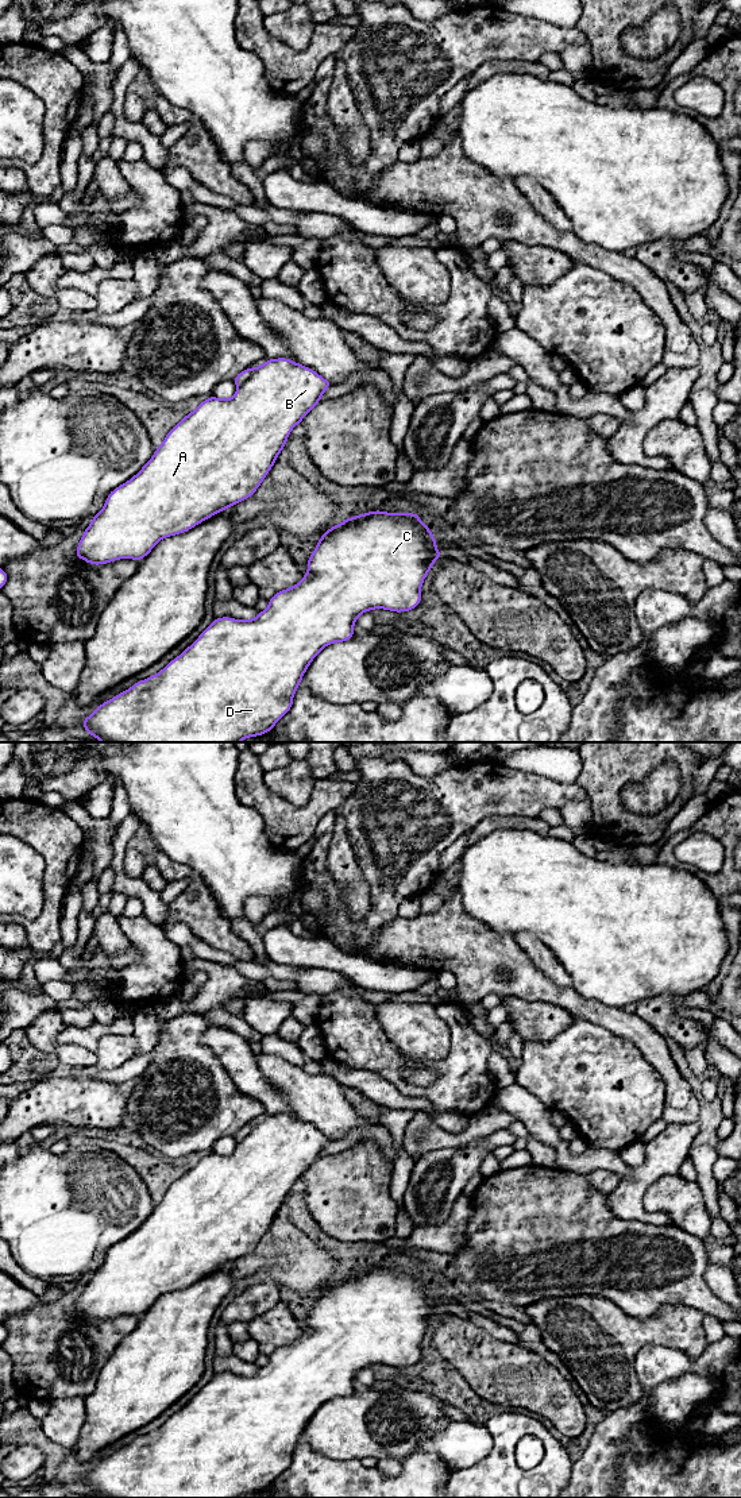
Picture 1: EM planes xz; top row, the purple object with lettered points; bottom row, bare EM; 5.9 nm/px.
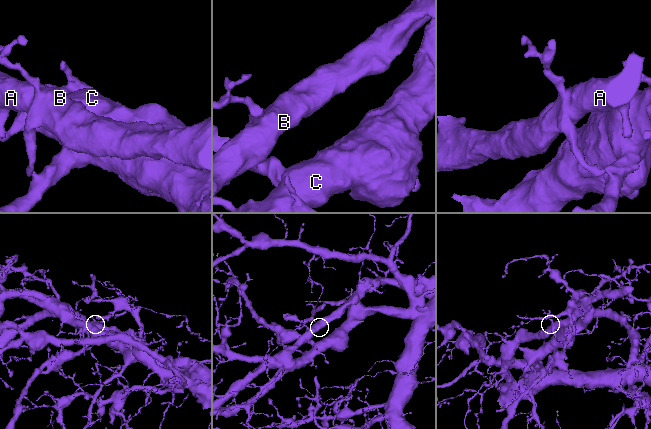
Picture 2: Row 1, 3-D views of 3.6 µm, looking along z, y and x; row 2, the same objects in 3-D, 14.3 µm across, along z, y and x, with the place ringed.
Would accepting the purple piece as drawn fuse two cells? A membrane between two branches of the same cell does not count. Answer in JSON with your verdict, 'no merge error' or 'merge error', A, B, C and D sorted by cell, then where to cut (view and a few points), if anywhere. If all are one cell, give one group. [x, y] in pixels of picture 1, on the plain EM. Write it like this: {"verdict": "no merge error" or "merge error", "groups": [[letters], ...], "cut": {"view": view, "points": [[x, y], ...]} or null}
{"verdict": "merge error", "groups": [["A", "B"], ["C", "D"]], "cut": {"view": "xz", "points": [[254, 1124], [238, 1142]]}}

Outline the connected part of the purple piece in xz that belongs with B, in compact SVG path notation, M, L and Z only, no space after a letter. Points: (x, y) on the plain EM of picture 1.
M287 1113L266 1115L254 1124L252 1131L234 1153L221 1155L211 1151L192 1169L171 1184L151 1215L130 1236L113 1244L104 1263L93 1271L78 1297L74 1313L88 1320L101 1321L120 1314L140 1317L166 1293L185 1289L217 1269L250 1254L286 1202L292 1185L321 1157L324 1147L333 1139Z

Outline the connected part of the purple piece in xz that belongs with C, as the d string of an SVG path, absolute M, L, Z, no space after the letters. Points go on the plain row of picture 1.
M374 1266L346 1274L343 1278L329 1283L320 1294L306 1319L308 1329L286 1346L278 1347L269 1355L266 1366L259 1367L254 1375L235 1375L229 1372L215 1374L213 1378L175 1414L173 1414L158 1429L136 1437L128 1445L101 1459L80 1482L101 1498L240 1498L244 1494L263 1491L293 1463L293 1452L301 1441L301 1435L313 1414L327 1402L335 1398L352 1395L354 1381L362 1368L383 1364L395 1368L410 1367L421 1358L421 1341L433 1319L441 1313L436 1302L436 1294L420 1274L420 1269L387 1269Z

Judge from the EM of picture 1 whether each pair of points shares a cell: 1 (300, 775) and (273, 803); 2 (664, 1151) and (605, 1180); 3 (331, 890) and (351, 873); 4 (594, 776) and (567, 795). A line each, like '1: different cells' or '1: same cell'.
1: different cells
2: different cells
3: different cells
4: different cells

